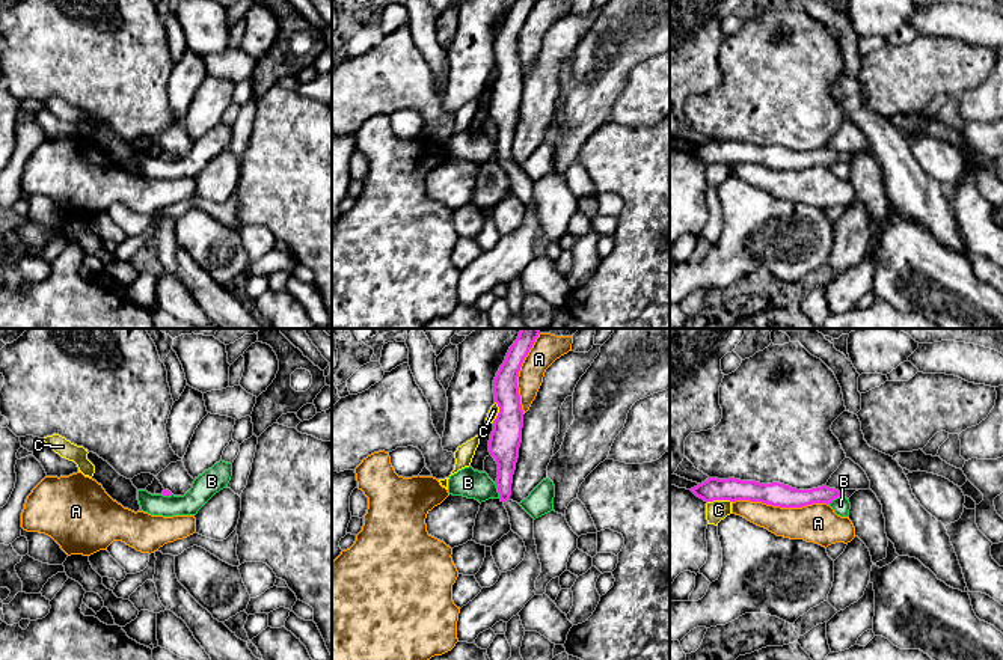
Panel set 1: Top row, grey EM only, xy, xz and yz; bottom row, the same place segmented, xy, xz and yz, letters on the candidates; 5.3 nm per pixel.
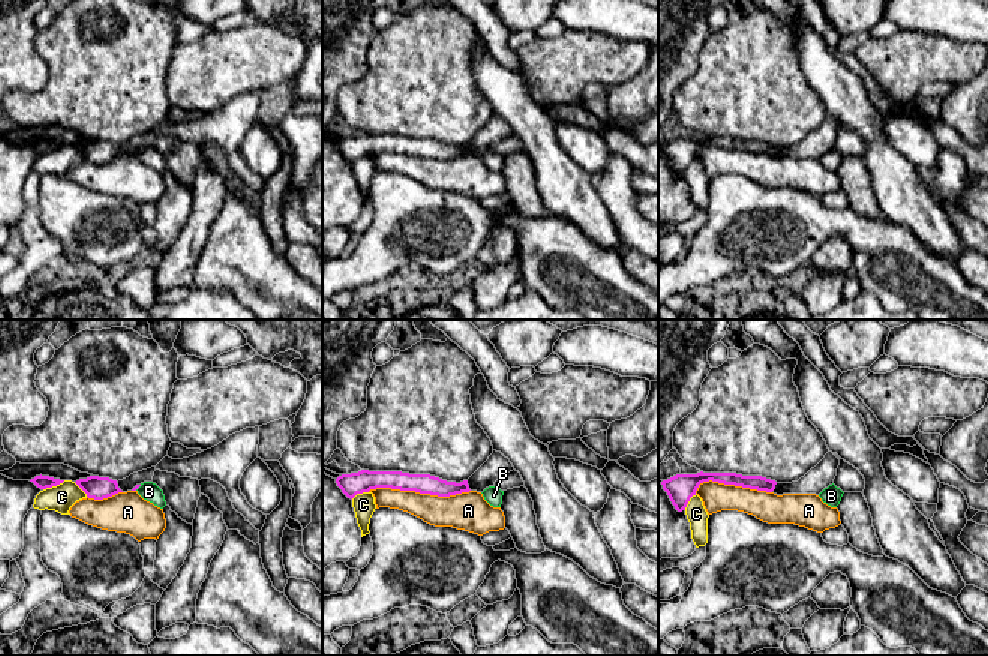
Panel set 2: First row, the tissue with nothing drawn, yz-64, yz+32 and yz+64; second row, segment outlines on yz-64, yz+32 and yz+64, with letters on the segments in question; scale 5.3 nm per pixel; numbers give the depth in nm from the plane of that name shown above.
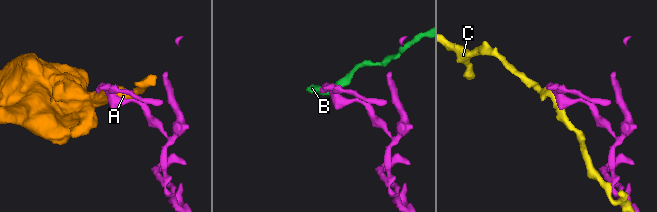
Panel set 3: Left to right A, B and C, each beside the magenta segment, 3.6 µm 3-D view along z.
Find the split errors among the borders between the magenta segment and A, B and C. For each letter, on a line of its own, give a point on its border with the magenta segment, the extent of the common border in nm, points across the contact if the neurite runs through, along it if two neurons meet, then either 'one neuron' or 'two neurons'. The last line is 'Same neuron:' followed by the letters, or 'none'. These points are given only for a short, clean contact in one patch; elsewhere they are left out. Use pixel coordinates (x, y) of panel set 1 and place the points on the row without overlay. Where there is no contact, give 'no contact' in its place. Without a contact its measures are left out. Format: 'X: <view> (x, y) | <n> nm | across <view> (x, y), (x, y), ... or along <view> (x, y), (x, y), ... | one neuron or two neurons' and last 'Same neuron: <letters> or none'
A: yz (780, 169) | 500 nm | two neurons
B: xz (498, 154) | 80 nm | along xz (495, 146), (499, 160) | two neurons
C: yz (718, 161) | 130 nm | two neurons
Same neuron: none

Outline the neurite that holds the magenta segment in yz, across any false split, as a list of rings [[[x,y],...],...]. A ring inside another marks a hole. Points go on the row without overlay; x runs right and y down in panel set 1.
[[[707,140],[704,145],[691,151],[691,154],[704,164],[750,163],[780,170],[802,170],[813,166],[830,167],[840,158],[849,161],[858,152],[839,154],[827,148],[811,152],[796,152],[780,145],[760,146],[756,143],[741,143],[735,140]]]

